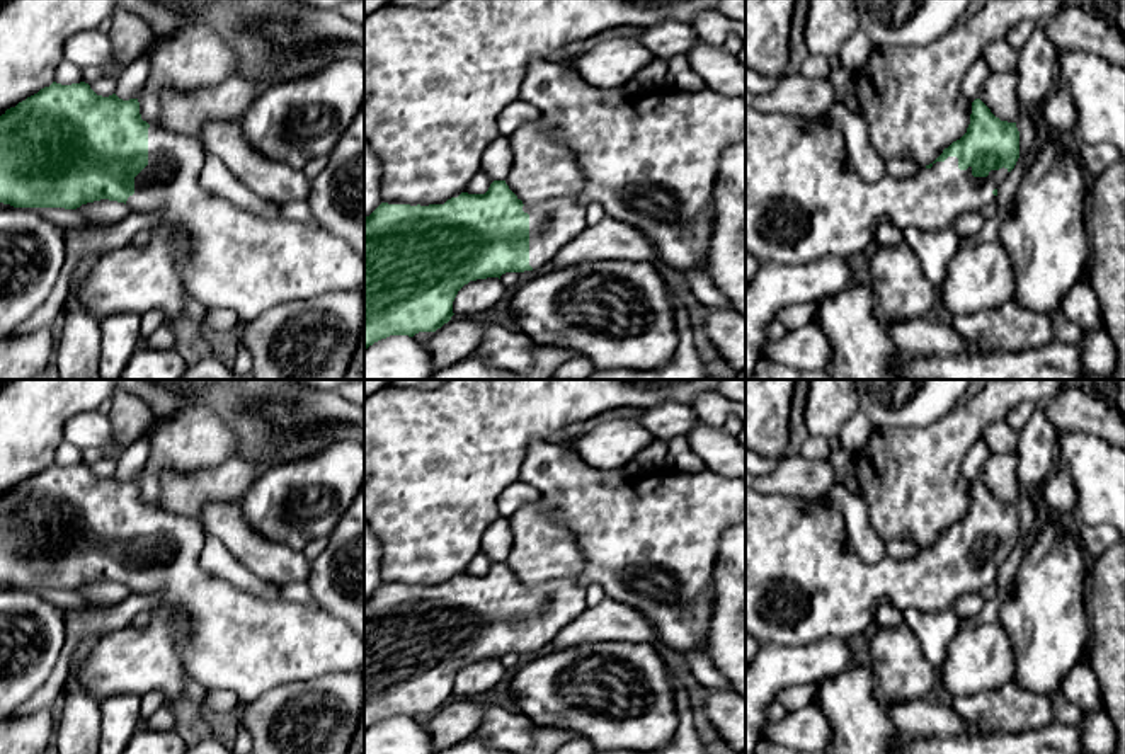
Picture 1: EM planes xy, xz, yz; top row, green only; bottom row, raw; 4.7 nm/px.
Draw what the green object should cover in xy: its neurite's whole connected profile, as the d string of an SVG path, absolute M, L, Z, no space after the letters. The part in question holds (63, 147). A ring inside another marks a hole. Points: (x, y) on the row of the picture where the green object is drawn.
M53 82L49 87L41 89L37 94L19 102L15 107L7 109L0 116L0 203L14 208L65 208L77 209L82 204L109 199L128 204L136 213L158 213L160 225L168 225L172 231L189 243L189 252L182 259L179 269L186 291L201 301L206 308L228 308L233 310L242 322L250 322L264 311L301 300L318 298L334 291L364 291L364 262L354 250L339 237L313 221L300 223L286 218L264 218L255 213L240 209L231 203L206 192L199 184L199 175L204 165L204 150L197 136L189 133L175 133L160 126L150 126L141 119L138 99L123 100L116 94L109 97L97 95L89 83L61 85Z

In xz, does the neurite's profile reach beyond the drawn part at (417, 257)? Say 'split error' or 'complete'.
split error

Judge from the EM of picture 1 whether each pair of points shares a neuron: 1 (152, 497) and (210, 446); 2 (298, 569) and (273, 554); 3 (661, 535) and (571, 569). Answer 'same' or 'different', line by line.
1: same
2: same
3: different

